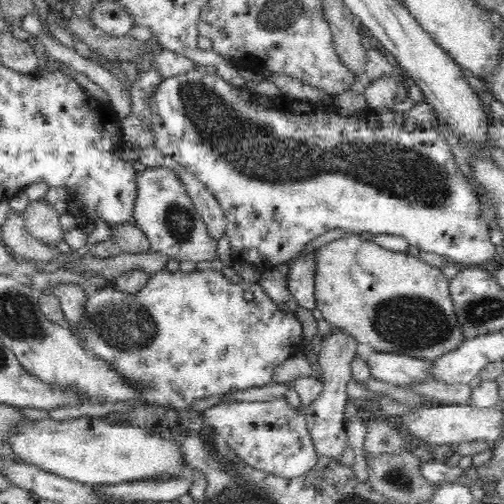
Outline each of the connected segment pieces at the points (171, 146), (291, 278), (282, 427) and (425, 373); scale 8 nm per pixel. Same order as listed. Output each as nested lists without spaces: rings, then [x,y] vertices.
[[[197,63],[188,72],[162,79],[149,97],[151,116],[149,127],[154,142],[152,150],[160,150],[162,157],[172,165],[175,171],[180,167],[185,168],[216,197],[227,221],[225,234],[229,240],[230,256],[233,262],[241,259],[254,264],[254,268],[258,272],[266,272],[279,264],[286,263],[290,258],[298,256],[306,248],[306,244],[310,244],[314,238],[336,228],[344,229],[347,234],[360,235],[363,232],[372,232],[376,235],[403,236],[410,246],[418,247],[424,252],[434,252],[434,254],[442,256],[444,260],[454,262],[461,267],[477,267],[483,262],[496,258],[495,245],[490,241],[491,229],[486,222],[482,221],[477,195],[459,170],[459,161],[450,152],[450,146],[446,139],[440,135],[436,114],[424,96],[420,102],[416,102],[411,109],[406,111],[385,109],[381,114],[378,114],[368,107],[357,115],[347,115],[345,112],[338,114],[339,110],[343,110],[342,104],[339,109],[339,104],[330,108],[322,103],[313,105],[308,101],[299,101],[296,98],[283,95],[270,97],[252,93],[249,89],[242,89],[230,84],[217,74],[208,74],[205,65]]]
[[[314,252],[290,264],[286,278],[290,295],[296,299],[298,306],[312,312],[316,304]]]
[[[285,397],[268,400],[266,402],[237,402],[227,405],[214,405],[202,412],[203,423],[212,426],[216,433],[236,451],[248,465],[261,471],[282,478],[298,478],[304,476],[314,468],[318,460],[318,453],[314,449],[312,439],[307,428],[305,413],[302,406],[293,407]]]
[[[358,343],[354,359],[362,359],[368,365],[370,376],[390,384],[412,384],[422,380],[432,381],[432,363],[426,359],[400,356],[396,353],[378,352],[372,347]]]

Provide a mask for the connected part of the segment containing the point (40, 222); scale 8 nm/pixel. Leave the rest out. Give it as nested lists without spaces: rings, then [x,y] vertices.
[[[45,197],[40,200],[29,201],[27,208],[22,212],[26,221],[26,231],[30,236],[42,240],[52,247],[63,239],[64,233],[60,225],[61,215]]]

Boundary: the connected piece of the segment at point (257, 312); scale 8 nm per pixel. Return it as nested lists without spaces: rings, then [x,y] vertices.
[[[164,269],[155,272],[149,278],[147,286],[132,296],[126,292],[117,290],[114,284],[109,284],[104,290],[94,292],[92,296],[88,296],[81,336],[79,334],[76,335],[81,339],[88,352],[95,354],[102,360],[107,360],[128,382],[143,386],[144,402],[166,408],[170,407],[182,414],[184,411],[192,410],[194,402],[197,400],[206,400],[206,398],[212,396],[224,395],[234,389],[242,390],[242,388],[262,387],[274,382],[276,380],[274,368],[282,364],[286,358],[290,358],[301,351],[302,324],[296,319],[294,313],[283,313],[280,311],[257,283],[244,284],[244,282],[240,282],[231,284],[222,275],[222,271],[216,270],[200,271],[195,269],[190,273],[184,273],[179,270],[175,273],[170,273],[168,269]]]

